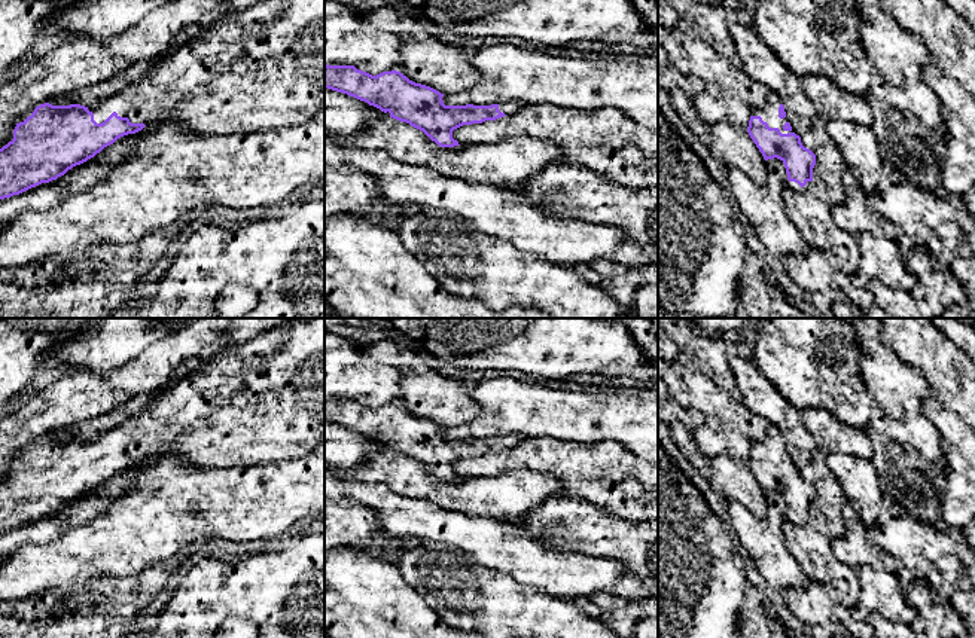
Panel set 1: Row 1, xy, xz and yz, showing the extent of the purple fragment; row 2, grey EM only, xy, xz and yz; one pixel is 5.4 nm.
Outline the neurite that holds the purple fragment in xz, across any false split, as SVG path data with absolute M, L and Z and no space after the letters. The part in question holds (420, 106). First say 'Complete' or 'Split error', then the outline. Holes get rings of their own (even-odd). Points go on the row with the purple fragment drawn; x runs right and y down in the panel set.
Split error. M325 64L325 88L354 97L384 113L389 112L390 117L423 131L441 147L466 147L453 138L454 129L496 120L525 107L522 103L445 106L444 94L409 80L400 71L372 76L354 65Z

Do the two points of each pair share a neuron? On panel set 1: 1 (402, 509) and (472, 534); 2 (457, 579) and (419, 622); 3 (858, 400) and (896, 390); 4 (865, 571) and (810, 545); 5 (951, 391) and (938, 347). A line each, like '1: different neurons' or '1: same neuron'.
1: same neuron
2: different neurons
3: different neurons
4: different neurons
5: same neuron

